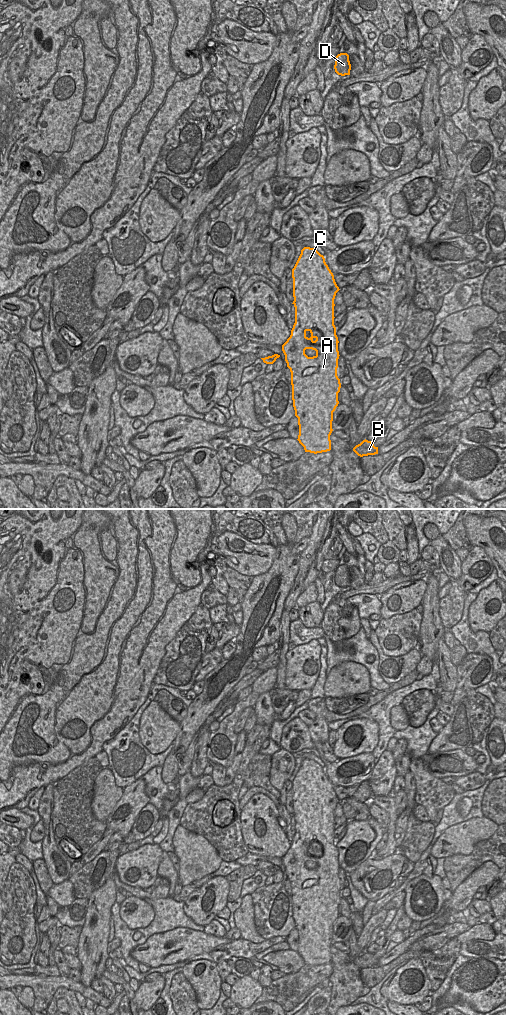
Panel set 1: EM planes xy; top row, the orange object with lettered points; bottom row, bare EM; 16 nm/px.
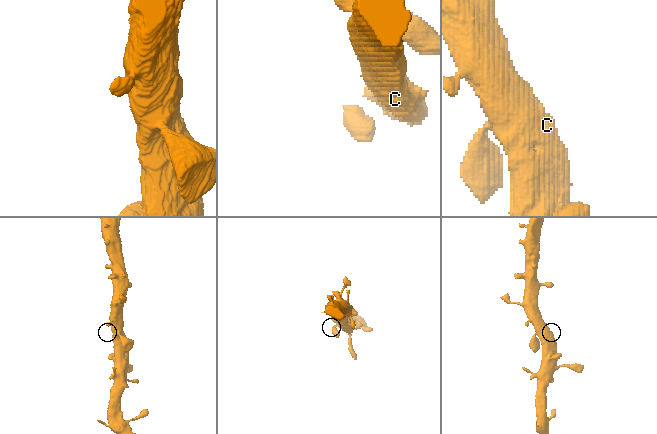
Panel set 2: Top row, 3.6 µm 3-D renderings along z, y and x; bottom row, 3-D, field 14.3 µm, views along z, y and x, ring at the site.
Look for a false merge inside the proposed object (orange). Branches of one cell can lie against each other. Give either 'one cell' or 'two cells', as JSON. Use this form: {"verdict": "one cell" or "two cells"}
{"verdict": "one cell"}

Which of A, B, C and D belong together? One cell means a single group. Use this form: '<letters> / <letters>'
A B C D

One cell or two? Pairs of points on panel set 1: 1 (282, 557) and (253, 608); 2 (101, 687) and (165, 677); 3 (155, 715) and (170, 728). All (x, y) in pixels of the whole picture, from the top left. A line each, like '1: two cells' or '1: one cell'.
1: one cell
2: two cells
3: one cell

